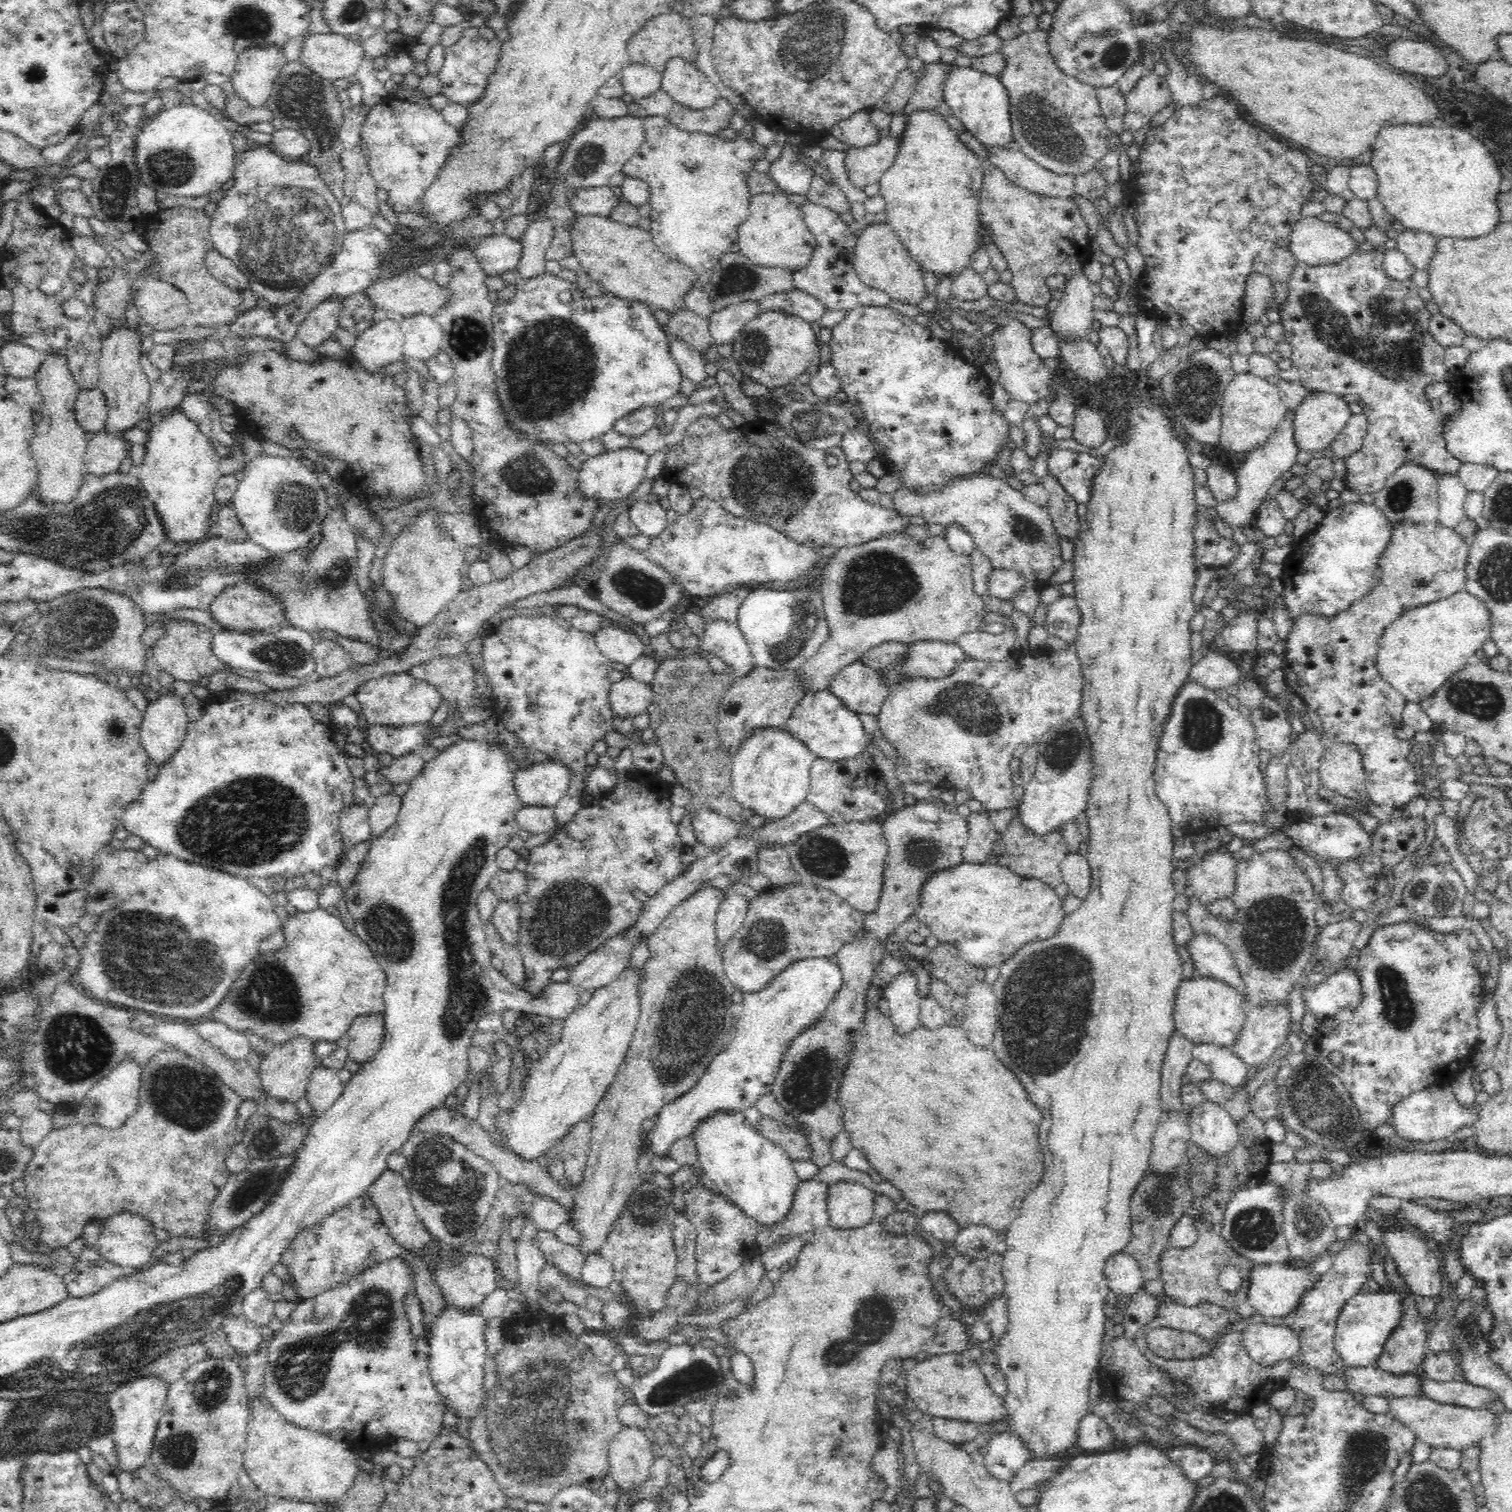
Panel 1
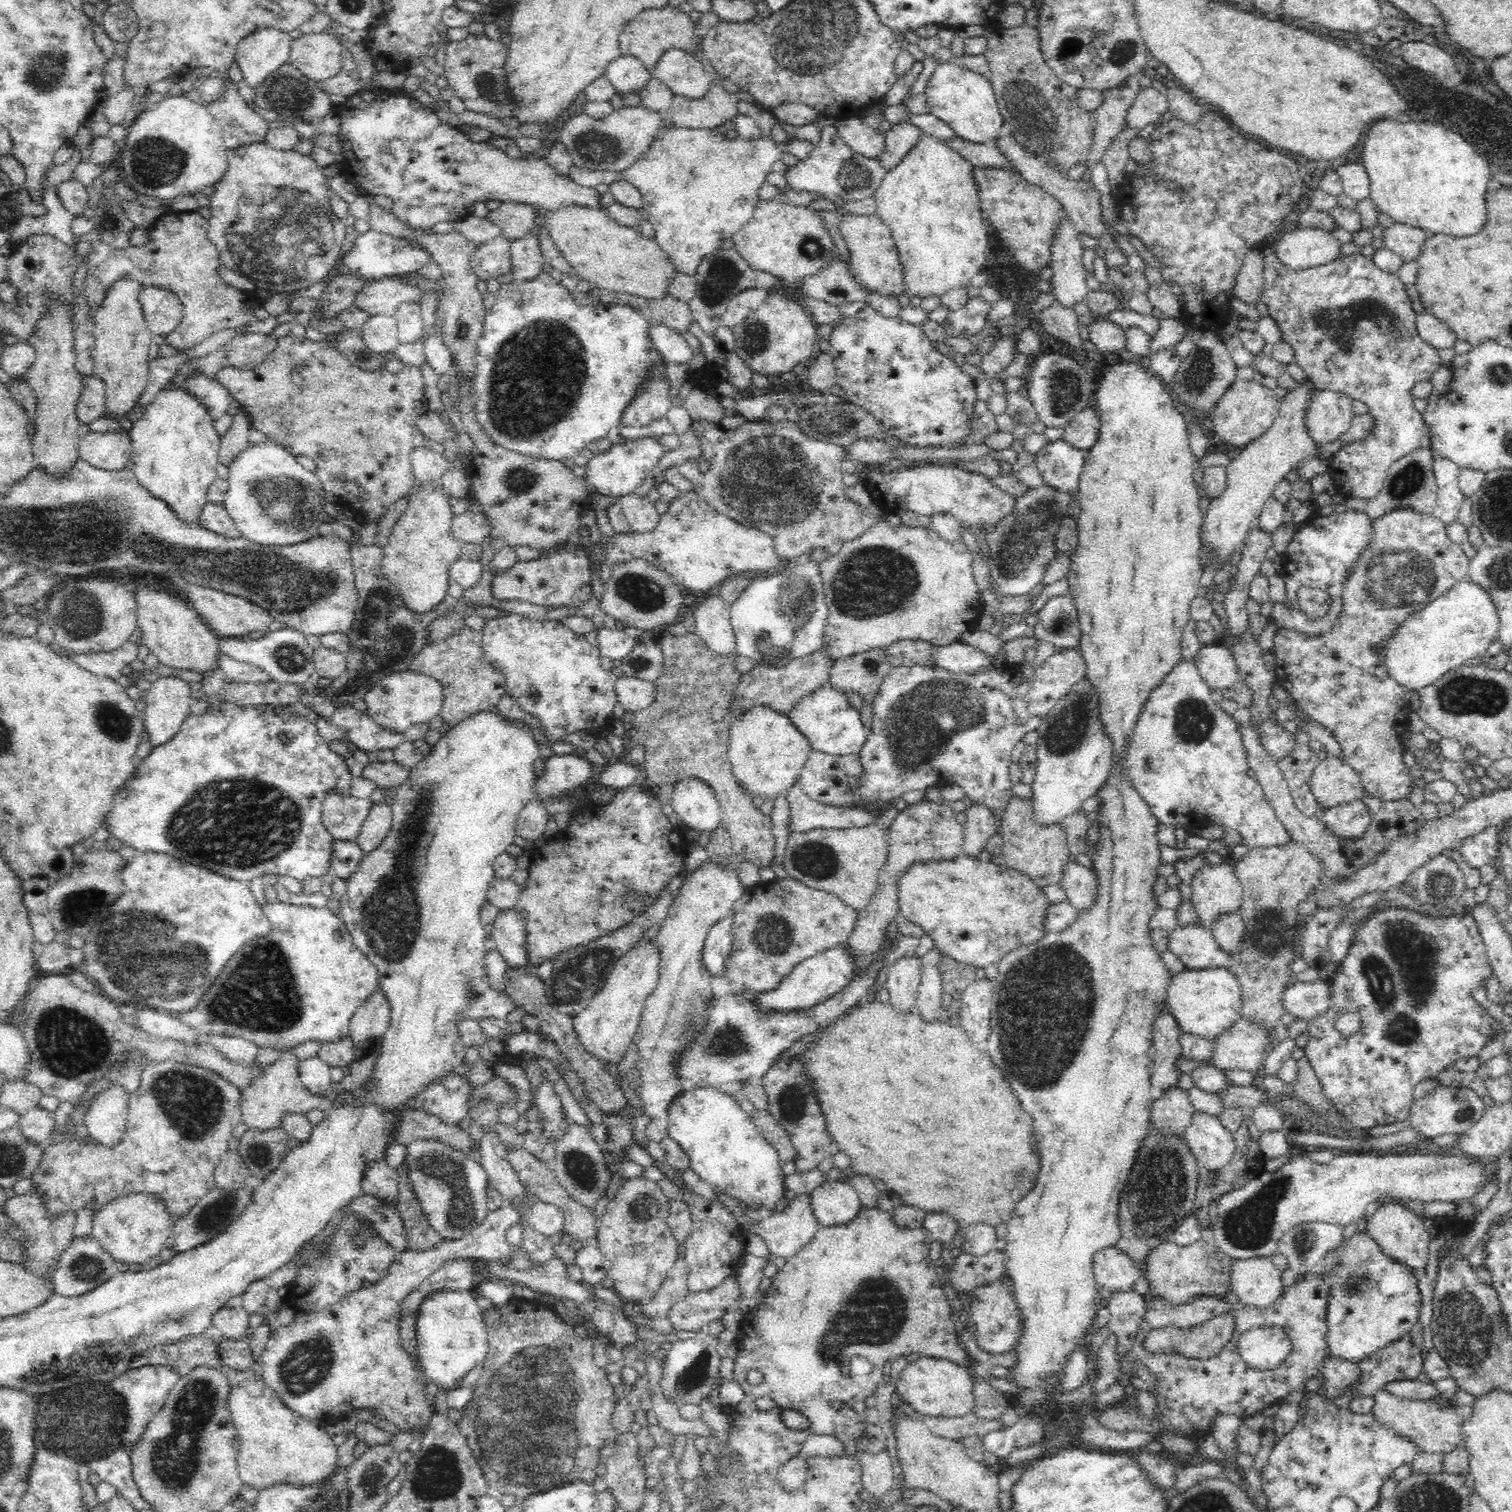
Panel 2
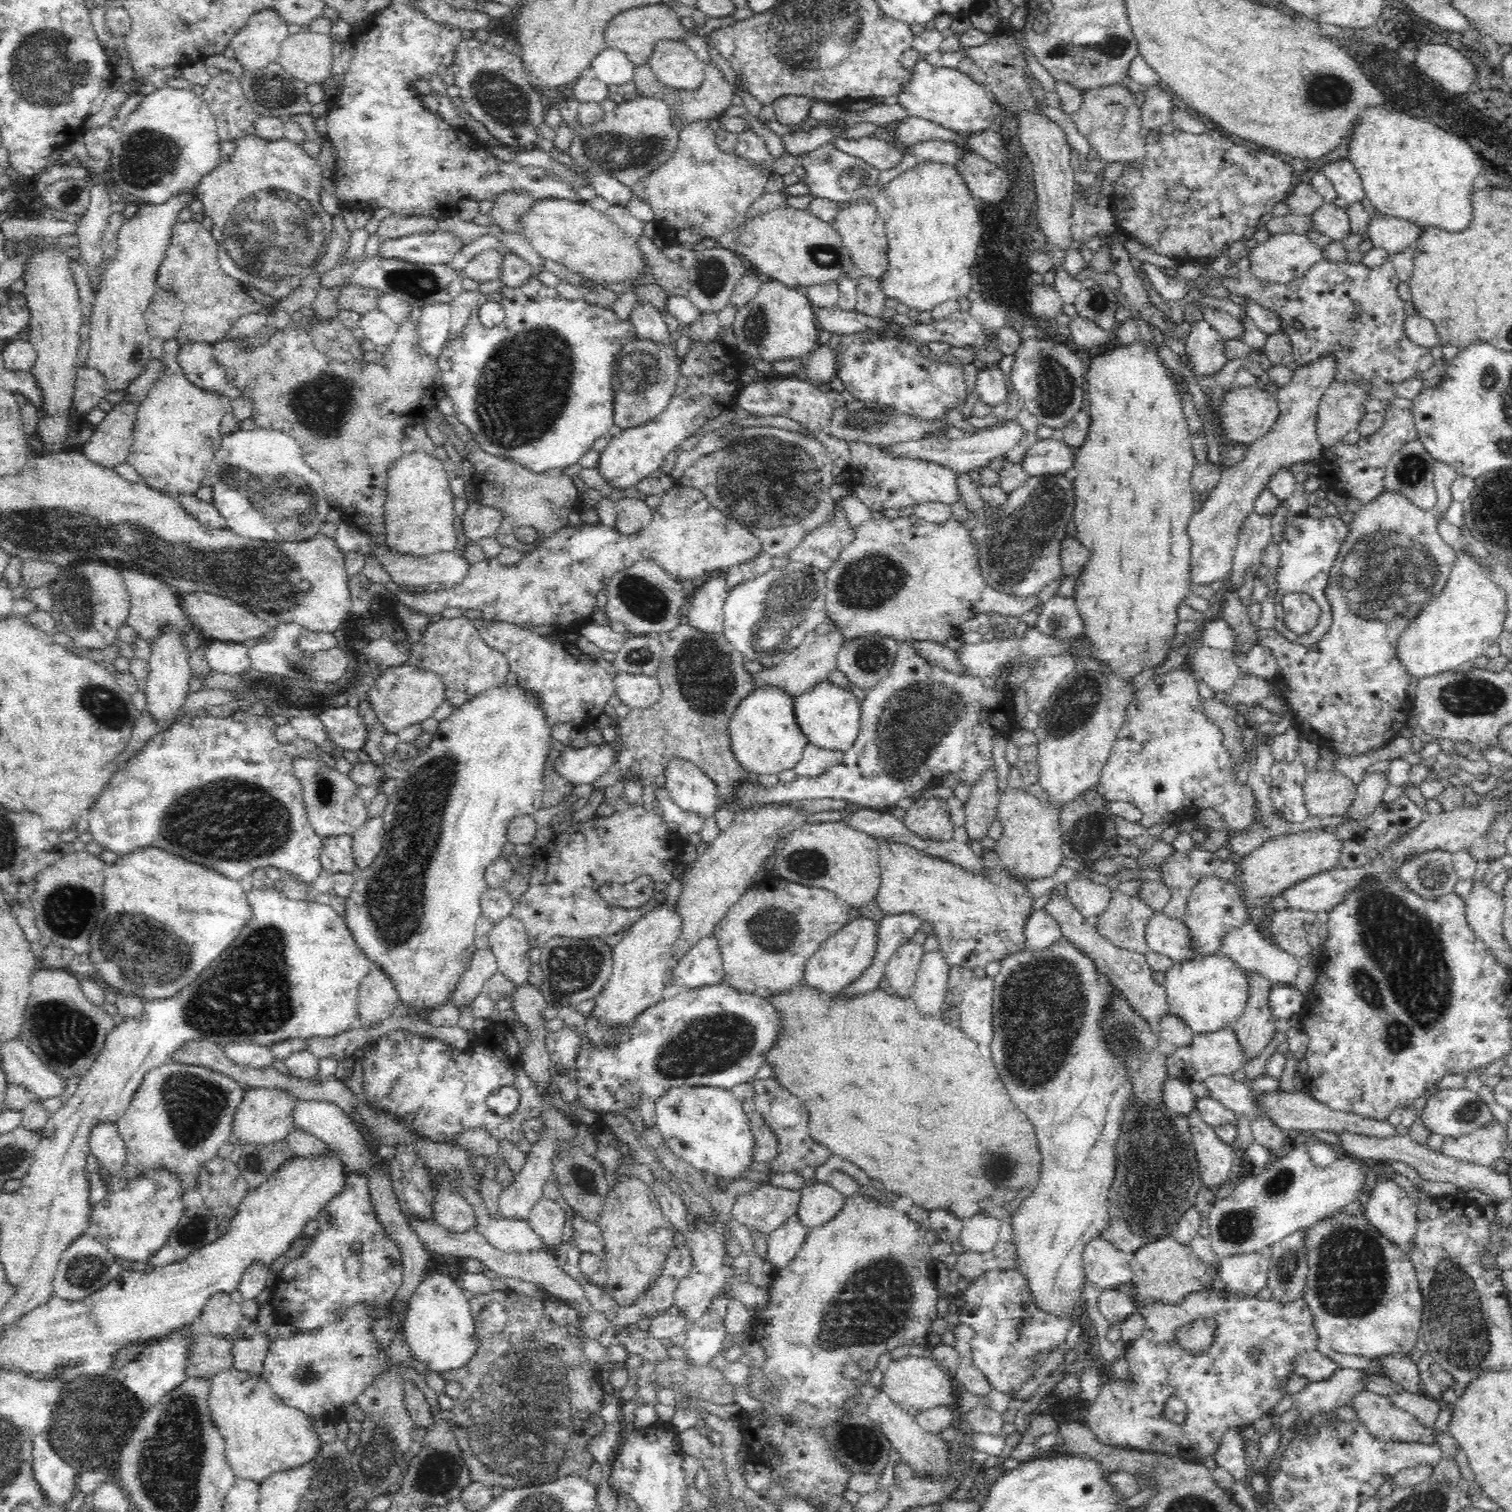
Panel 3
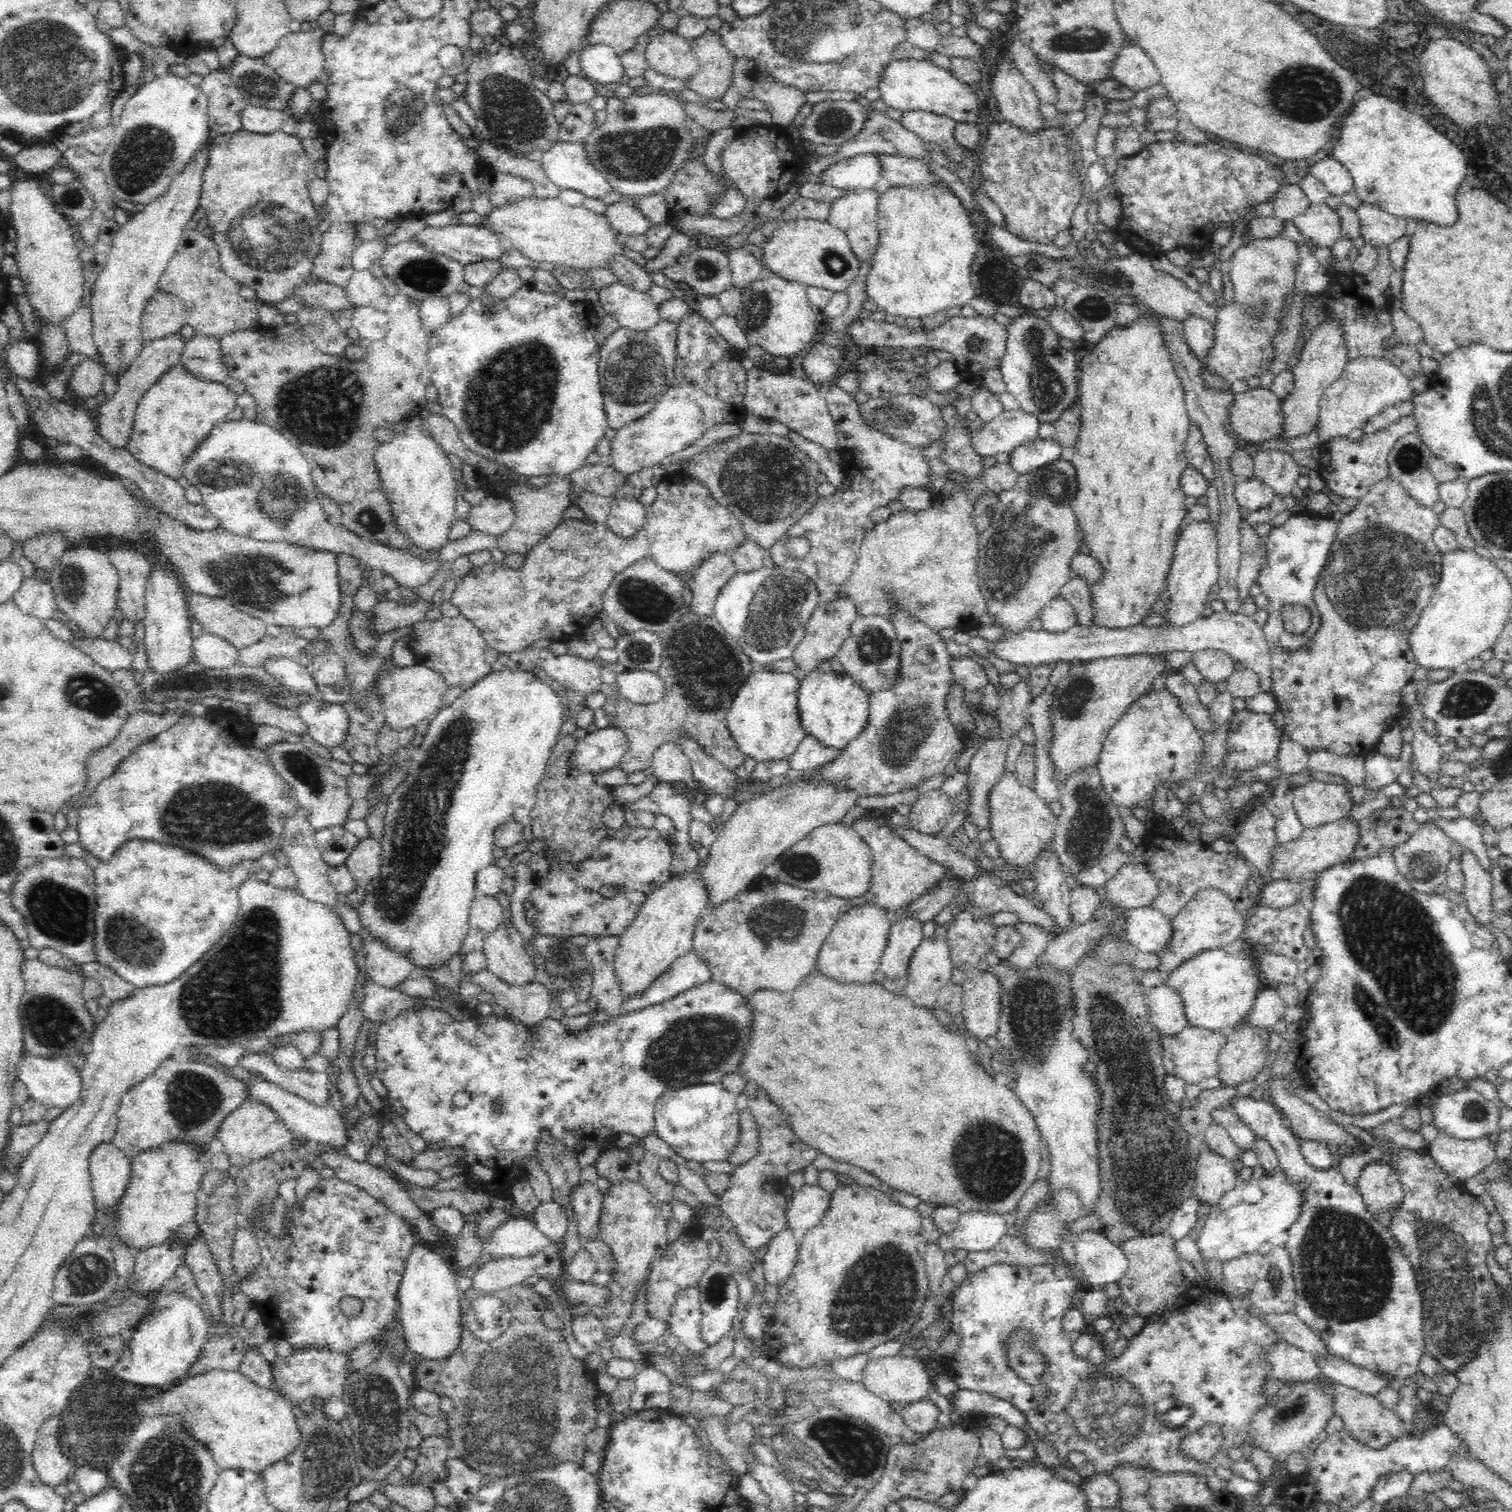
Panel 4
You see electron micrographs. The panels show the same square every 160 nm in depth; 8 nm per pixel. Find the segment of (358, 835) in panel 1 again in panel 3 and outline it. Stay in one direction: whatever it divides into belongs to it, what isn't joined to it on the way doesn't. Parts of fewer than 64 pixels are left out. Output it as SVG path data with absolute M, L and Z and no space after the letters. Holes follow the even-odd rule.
M298 759L294 772L301 779L310 823L319 835L351 835L369 818L366 802L357 795L357 784L349 775L332 770L317 759Z

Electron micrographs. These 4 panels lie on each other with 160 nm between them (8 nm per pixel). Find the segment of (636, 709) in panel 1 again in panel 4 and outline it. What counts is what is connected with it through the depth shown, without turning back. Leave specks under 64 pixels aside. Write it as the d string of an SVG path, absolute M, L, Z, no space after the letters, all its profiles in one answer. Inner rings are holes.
M625 670L617 673L615 681L620 698L638 705L648 705L662 701L665 684L656 672L646 670Z

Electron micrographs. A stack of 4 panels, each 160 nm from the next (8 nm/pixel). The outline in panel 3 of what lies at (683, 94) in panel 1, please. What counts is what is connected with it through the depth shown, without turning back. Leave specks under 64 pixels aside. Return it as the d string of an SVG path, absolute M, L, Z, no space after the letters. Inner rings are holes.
M682 41L657 42L648 64L656 79L676 92L696 91L705 80L703 61Z

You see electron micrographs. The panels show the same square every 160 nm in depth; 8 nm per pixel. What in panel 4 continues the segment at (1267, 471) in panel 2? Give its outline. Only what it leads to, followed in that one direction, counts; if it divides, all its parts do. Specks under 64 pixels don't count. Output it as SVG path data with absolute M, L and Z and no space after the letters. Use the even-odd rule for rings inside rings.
M1328 320L1314 332L1313 336L1310 336L1310 340L1302 350L1299 362L1292 369L1294 388L1281 399L1284 420L1282 432L1277 438L1294 440L1317 430L1321 398L1326 388L1330 388L1330 385L1342 376L1348 362L1348 351L1341 326L1335 320ZM1193 520L1182 530L1176 544L1176 559L1173 563L1173 570L1169 577L1169 603L1170 610L1164 616L1167 626L1182 626L1202 616L1202 610L1206 607L1206 596L1210 594L1210 588L1219 579L1220 562L1218 549L1218 529L1206 520Z

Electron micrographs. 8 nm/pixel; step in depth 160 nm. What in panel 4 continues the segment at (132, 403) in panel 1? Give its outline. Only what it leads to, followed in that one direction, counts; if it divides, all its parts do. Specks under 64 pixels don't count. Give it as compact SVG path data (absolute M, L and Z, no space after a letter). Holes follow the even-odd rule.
M210 143L206 144L205 151L194 156L194 160L184 169L180 176L174 178L171 187L161 197L149 202L140 212L130 212L128 222L122 224L118 229L106 264L103 265L94 283L91 299L89 300L93 312L92 332L97 356L100 356L99 363L106 371L110 372L110 376L119 377L126 372L148 343L146 338L144 338L144 333L142 333L143 310L147 302L152 298L152 295L159 291L159 278L166 270L170 260L172 260L180 244L183 230L199 208L201 186L209 157L209 148Z

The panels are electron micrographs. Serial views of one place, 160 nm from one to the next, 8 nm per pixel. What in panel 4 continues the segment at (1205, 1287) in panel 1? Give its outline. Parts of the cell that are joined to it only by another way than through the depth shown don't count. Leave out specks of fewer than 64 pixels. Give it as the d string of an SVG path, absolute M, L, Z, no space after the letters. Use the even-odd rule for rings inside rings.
M1167 1232L1126 1240L1119 1247L1129 1260L1129 1266L1124 1278L1117 1284L1122 1300L1135 1310L1136 1315L1146 1318L1160 1307L1177 1304L1178 1298L1190 1288L1189 1280L1182 1273L1176 1240Z

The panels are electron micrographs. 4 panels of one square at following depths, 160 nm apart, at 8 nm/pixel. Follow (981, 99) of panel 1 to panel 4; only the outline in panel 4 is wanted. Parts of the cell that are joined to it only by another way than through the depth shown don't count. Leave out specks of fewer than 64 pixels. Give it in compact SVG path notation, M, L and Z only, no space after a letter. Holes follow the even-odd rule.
M895 60L886 68L885 80L879 87L884 102L903 113L912 111L924 111L938 116L948 116L956 123L974 124L984 109L985 104L980 100L978 92L970 88L968 84L946 70L943 66L924 60Z

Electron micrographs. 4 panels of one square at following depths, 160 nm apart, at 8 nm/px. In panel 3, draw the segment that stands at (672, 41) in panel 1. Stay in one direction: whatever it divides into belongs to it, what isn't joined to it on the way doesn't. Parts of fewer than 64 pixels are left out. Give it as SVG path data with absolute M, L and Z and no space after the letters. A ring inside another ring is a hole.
M663 3L634 8L622 12L621 15L614 18L614 22L608 24L606 41L608 41L609 48L625 52L637 66L648 65L657 42L662 40L682 41L686 36L692 34L692 29L688 32L688 29L680 24L680 20L680 16L676 14L676 8Z

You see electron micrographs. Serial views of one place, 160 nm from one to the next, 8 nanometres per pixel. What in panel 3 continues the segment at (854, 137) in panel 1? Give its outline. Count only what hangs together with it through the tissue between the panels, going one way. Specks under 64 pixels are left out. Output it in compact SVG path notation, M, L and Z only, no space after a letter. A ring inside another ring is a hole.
M842 135L835 140L835 143L841 151L861 158L881 171L897 165L904 156L882 136L870 135L850 139Z

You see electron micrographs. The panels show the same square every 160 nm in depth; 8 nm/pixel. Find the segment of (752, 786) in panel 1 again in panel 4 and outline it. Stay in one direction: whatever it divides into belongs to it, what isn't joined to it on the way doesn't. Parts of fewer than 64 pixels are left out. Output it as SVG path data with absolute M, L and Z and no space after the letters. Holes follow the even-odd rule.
M769 668L750 675L727 714L727 727L743 755L769 764L786 760L796 752L807 735L798 712L800 683L792 673L773 672Z

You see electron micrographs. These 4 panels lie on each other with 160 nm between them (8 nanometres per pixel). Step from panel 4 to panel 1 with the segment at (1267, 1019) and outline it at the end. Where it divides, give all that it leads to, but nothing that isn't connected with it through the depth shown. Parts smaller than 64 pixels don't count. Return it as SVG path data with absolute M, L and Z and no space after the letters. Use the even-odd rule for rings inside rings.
M1355 966L1348 969L1342 969L1329 975L1328 979L1316 986L1310 988L1305 985L1302 996L1305 1009L1316 1014L1321 1021L1325 1017L1334 1017L1338 1011L1349 1011L1355 1009L1362 1002L1362 980L1360 972Z

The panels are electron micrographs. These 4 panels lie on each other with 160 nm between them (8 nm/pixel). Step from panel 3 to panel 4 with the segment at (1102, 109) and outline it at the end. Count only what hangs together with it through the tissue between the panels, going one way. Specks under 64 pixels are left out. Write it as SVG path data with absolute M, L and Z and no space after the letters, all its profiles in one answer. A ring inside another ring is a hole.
M1132 123L1114 127L1114 152L1105 158L1104 164L1108 176L1114 176L1120 159L1138 154L1144 148L1140 134L1139 127Z

